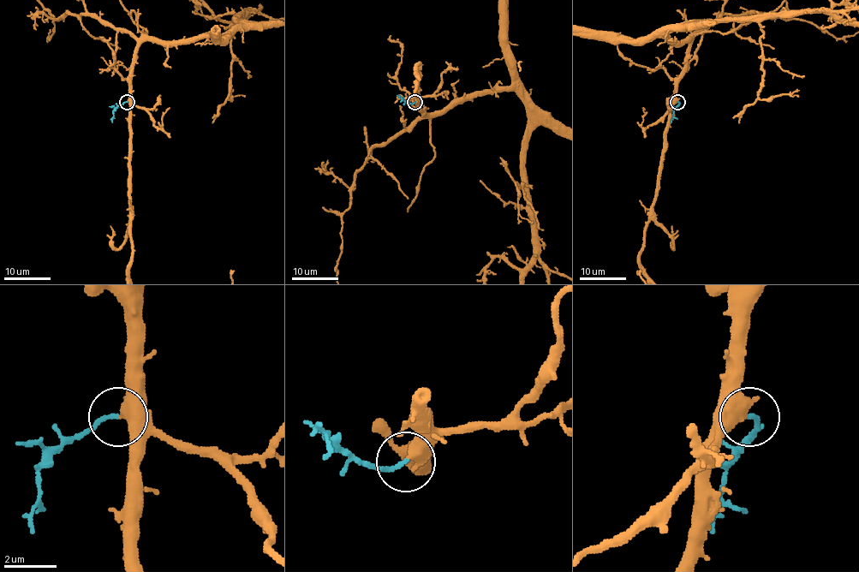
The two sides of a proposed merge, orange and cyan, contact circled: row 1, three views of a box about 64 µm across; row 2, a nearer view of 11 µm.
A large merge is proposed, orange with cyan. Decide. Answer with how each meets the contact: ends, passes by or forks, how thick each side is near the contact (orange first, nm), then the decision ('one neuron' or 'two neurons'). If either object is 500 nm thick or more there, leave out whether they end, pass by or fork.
550/160 nm | one neuron

